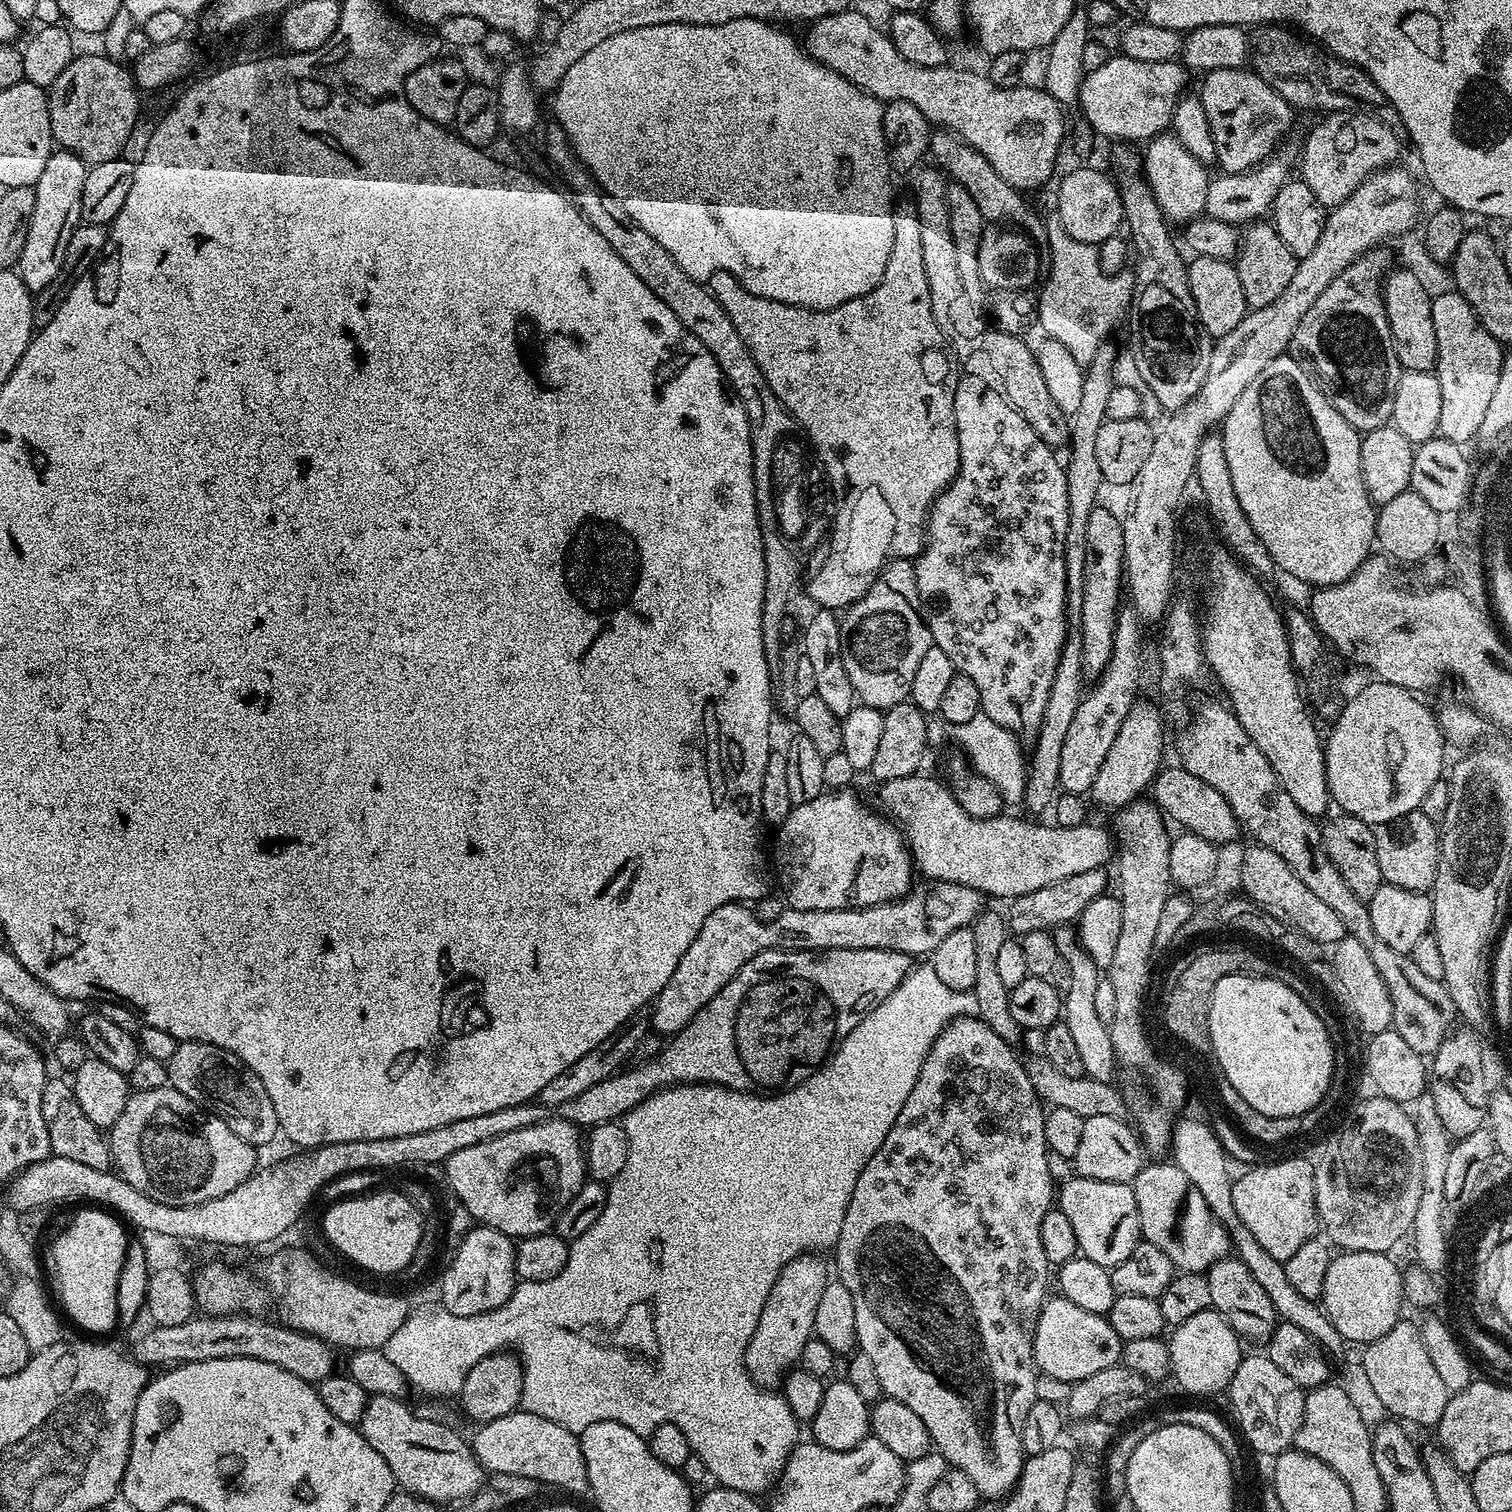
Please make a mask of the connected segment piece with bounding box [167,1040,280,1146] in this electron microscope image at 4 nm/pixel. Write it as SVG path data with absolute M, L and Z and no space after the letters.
M182 1040L177 1043L174 1058L170 1058L167 1065L169 1085L186 1094L186 1098L193 1100L205 1112L222 1118L238 1138L261 1146L278 1136L278 1114L274 1114L274 1102L270 1102L270 1094L266 1094L262 1078L258 1078L246 1062L230 1054L230 1050L197 1040Z

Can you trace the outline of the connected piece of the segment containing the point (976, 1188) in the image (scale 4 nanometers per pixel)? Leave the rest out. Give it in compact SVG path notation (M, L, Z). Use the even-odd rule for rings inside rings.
M975 1015L958 1016L944 1027L942 1034L938 1034L934 1046L930 1046L930 1050L922 1062L922 1070L918 1074L918 1082L914 1082L914 1090L910 1090L910 1098L906 1098L906 1102L902 1106L894 1126L890 1130L890 1134L886 1134L886 1142L882 1142L882 1146L874 1154L874 1158L870 1158L870 1162L866 1162L866 1170L862 1170L862 1174L858 1174L858 1186L854 1186L854 1194L850 1198L850 1206L846 1206L846 1218L842 1222L842 1230L840 1231L840 1236L836 1239L836 1247L834 1249L836 1268L840 1271L837 1272L838 1279L846 1286L846 1290L850 1290L850 1298L854 1298L856 1343L859 1351L864 1352L866 1358L870 1358L870 1363L878 1374L881 1393L887 1399L897 1400L904 1403L905 1406L910 1406L910 1410L914 1410L914 1414L918 1414L918 1418L922 1418L922 1422L926 1422L926 1430L932 1436L935 1451L943 1455L947 1463L955 1471L966 1474L970 1481L974 1482L979 1495L985 1501L986 1499L996 1500L999 1496L1004 1495L1004 1497L1007 1497L1015 1489L1016 1483L1020 1481L1020 1475L1024 1469L1026 1453L1023 1448L1023 1442L1020 1441L1020 1435L1022 1434L1023 1424L1026 1422L1027 1412L1038 1399L1038 1393L1036 1393L1038 1369L1034 1358L1034 1350L1032 1349L1032 1339L1036 1333L1036 1323L1040 1317L1040 1311L1046 1297L1049 1295L1048 1271L1050 1271L1050 1265L1046 1258L1046 1253L1042 1250L1042 1218L1046 1218L1046 1214L1054 1206L1054 1184L1052 1188L1052 1168L1048 1165L1050 1153L1046 1142L1046 1134L1044 1133L1044 1113L1046 1108L1040 1099L1040 1095L1036 1093L1034 1086L1030 1082L1025 1061L1023 1059L1020 1061L1012 1048L1015 1047L1009 1041L998 1038L998 1034L994 1034L994 1030L990 1030L990 1026L986 1026Z

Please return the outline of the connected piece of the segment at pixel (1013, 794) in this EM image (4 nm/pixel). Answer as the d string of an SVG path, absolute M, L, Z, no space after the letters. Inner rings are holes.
M980 713L966 723L947 724L944 720L934 718L927 726L927 740L931 747L942 745L947 738L952 738L965 752L977 775L986 778L998 790L1005 805L1019 805L1024 798L1026 784L1026 758L1021 754L1019 737L996 722L988 715Z

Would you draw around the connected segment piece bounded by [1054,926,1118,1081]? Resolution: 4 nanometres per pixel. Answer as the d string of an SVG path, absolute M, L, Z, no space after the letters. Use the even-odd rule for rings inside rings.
M1060 926L1054 932L1058 954L1063 967L1068 967L1068 993L1062 996L1062 1022L1070 1026L1070 1035L1074 1038L1074 1047L1082 1057L1084 1075L1094 1080L1113 1079L1112 1075L1118 1071L1114 1042L1110 1042L1108 1025L1098 1018L1094 1007L1094 997L1098 991L1098 982L1102 978L1102 968L1092 961L1090 954L1080 944L1080 938L1071 927Z

